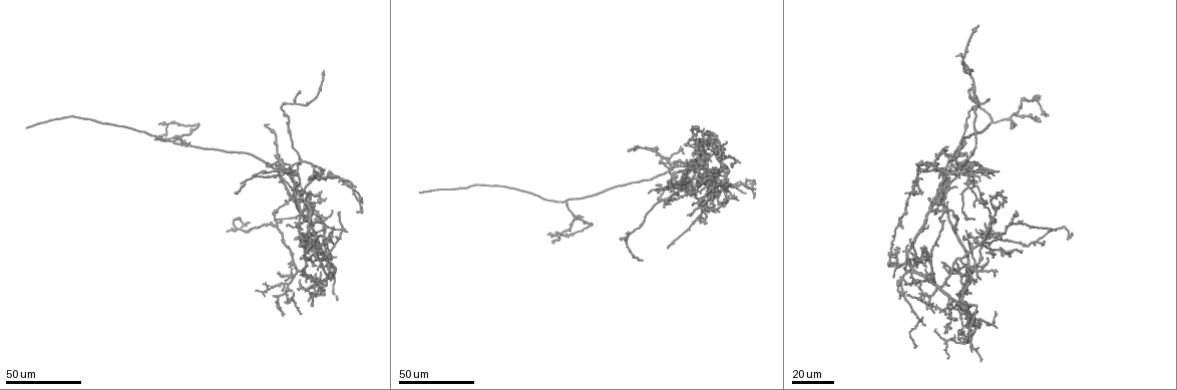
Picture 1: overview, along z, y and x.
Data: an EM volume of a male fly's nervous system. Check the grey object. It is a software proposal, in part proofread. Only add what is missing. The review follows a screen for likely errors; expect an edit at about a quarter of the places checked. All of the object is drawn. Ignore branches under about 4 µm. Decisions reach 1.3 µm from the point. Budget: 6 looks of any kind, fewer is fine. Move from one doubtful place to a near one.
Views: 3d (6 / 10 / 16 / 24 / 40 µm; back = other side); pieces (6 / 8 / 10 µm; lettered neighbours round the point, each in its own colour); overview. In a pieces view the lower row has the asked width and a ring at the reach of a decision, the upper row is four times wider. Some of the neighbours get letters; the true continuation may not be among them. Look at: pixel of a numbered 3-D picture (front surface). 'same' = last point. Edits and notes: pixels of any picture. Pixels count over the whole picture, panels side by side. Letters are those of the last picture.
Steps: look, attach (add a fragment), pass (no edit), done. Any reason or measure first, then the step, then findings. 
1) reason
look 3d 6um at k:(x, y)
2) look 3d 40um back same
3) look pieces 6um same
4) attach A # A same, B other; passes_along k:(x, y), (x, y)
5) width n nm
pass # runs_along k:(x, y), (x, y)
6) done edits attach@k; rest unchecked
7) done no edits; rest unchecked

free end
look 3d 40um at 1:(1013, 125)

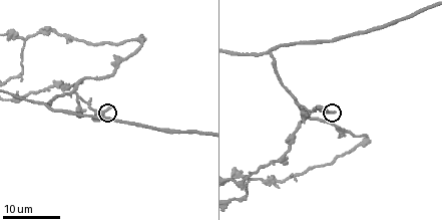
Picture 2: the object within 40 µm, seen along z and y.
look pieces 6um at 2:(109, 105)

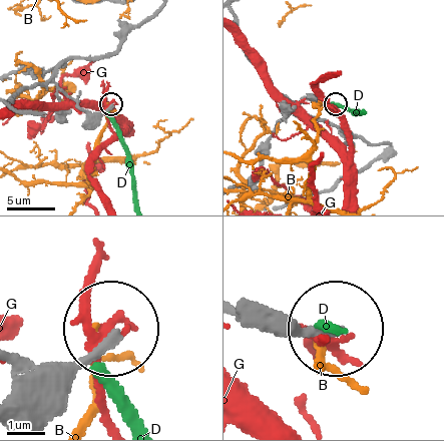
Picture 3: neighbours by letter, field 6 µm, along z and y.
pass # B other, D other, G other; runs_along 3:(15, 357), (82, 360), (111, 335); no lettered fragment goes on from it

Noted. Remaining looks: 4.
look 3d 24um at 1:(936, 165)

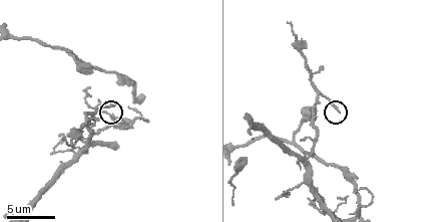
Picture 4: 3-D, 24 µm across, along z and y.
look pieces 10um at 4:(114, 103)

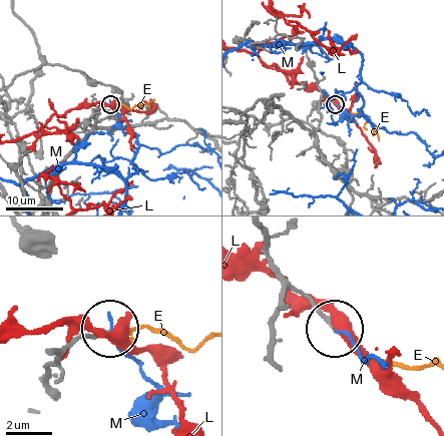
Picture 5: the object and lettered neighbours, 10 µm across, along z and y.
width 180 nm
attach E # E same, L other, M other; passes_along 5:(58, 359), (85, 336), (144, 324), (184, 345), (201, 345); it goes on there

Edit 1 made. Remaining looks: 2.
done edits attach@5; rest unchecked

